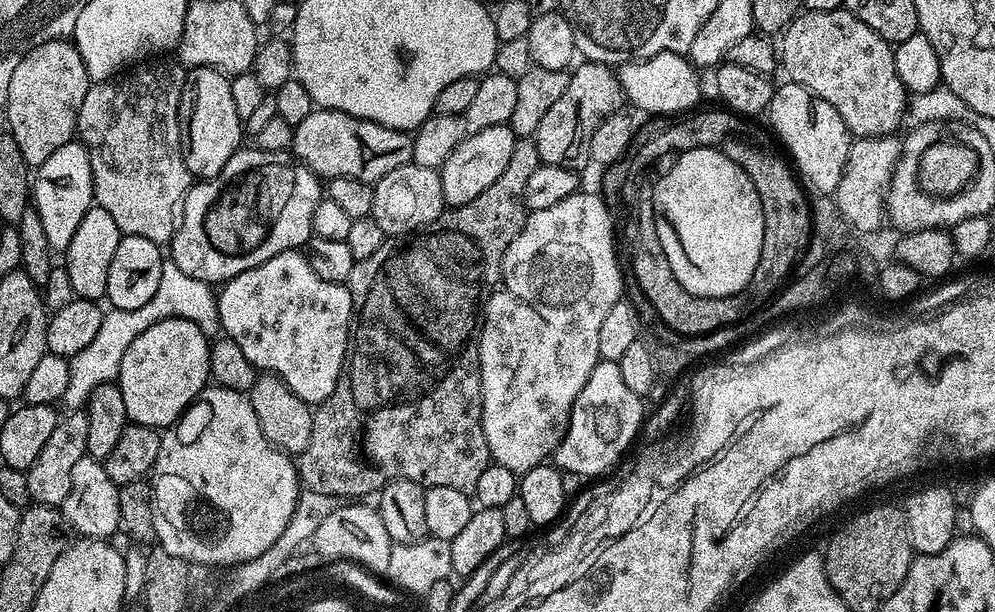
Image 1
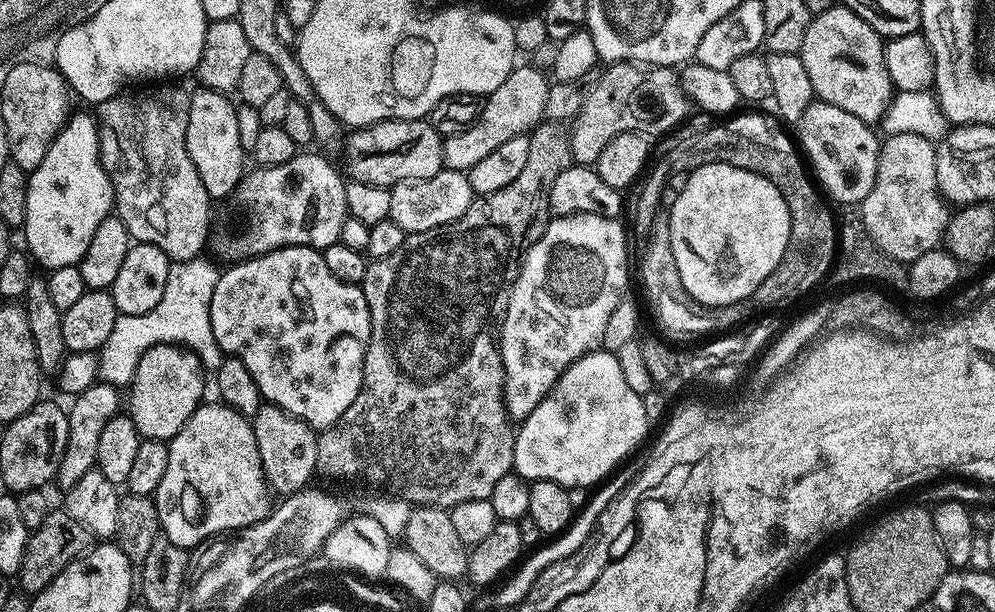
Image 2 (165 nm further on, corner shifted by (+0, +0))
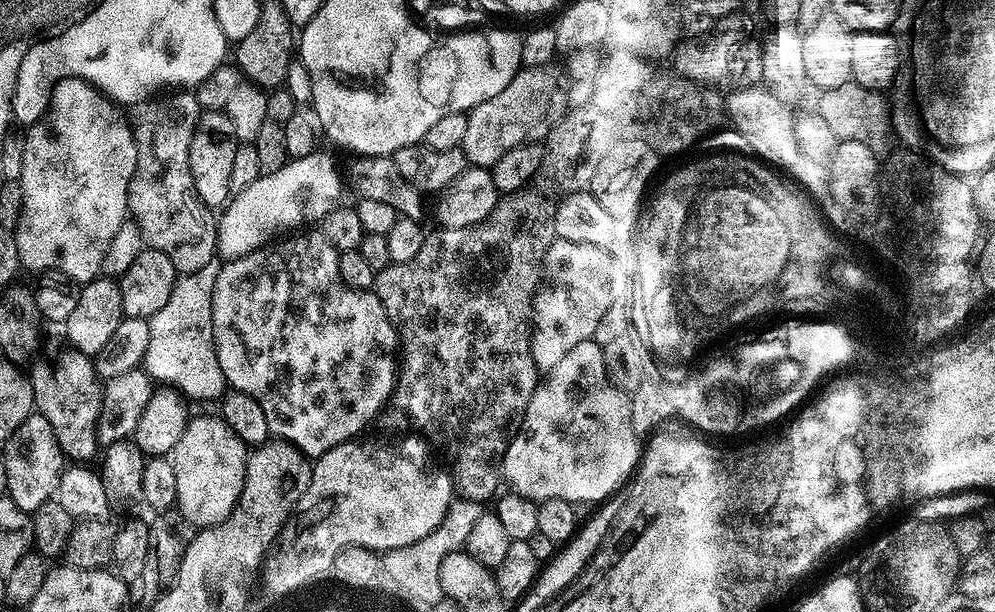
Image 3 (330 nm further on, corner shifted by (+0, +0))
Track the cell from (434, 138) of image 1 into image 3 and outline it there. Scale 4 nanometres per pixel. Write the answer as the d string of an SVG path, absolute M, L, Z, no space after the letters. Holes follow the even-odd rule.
M555 59L529 64L517 63L513 67L512 73L497 85L495 91L481 95L480 99L475 101L473 108L476 109L470 112L469 125L459 146L463 163L487 166L490 162L494 162L494 158L498 158L504 150L514 146L516 142L539 141L540 136L546 134L546 130L550 130L550 126L554 126L554 120L564 112L569 103L567 87L569 88L569 85L566 83L564 69Z

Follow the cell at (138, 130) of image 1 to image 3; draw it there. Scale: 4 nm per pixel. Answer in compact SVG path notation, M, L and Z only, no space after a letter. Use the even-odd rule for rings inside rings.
M152 98L152 108L144 108L141 104L133 104L136 112L128 108L132 116L125 111L122 123L125 132L132 128L128 142L132 146L132 155L140 152L140 172L132 170L132 181L128 191L128 210L130 223L138 230L138 238L142 238L145 249L156 251L158 254L168 252L166 257L177 268L180 276L193 276L203 274L210 262L218 259L216 254L216 226L217 209L202 198L202 189L198 187L198 178L194 178L194 170L190 170L192 159L190 150L194 142L194 130L198 130L198 120L202 107L197 100L175 98Z

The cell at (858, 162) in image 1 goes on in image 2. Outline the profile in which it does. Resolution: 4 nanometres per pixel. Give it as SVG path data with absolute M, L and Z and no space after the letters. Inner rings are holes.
M894 134L893 136L888 136L880 145L878 174L874 178L874 190L870 190L870 194L866 194L863 204L859 205L858 216L867 219L868 229L871 229L872 236L876 237L876 240L879 241L880 245L883 245L884 249L888 249L888 253L893 252L892 256L900 260L911 262L921 258L922 254L927 251L939 249L944 239L944 232L948 229L950 208L944 197L941 196L940 187L936 181L936 144L926 138L922 138L918 134Z

